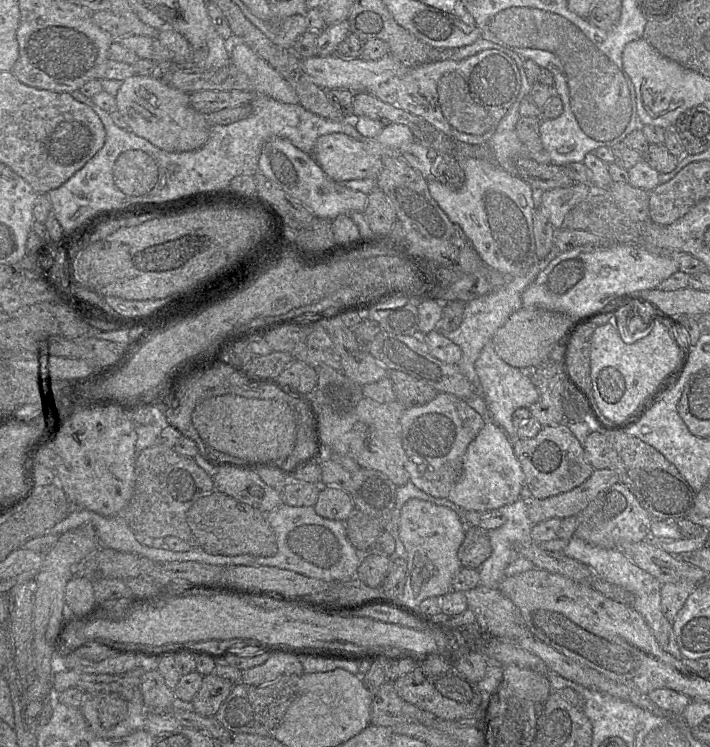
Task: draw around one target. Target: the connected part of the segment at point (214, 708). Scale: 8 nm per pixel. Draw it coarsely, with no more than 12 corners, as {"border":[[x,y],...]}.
{"border":[[211,673],[191,701],[193,711],[215,716],[234,683]]}

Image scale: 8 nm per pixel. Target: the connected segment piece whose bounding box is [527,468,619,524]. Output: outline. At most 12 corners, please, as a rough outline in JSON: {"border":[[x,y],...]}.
{"border":[[613,469],[593,470],[574,489],[528,500],[532,524],[577,516],[619,482]]}

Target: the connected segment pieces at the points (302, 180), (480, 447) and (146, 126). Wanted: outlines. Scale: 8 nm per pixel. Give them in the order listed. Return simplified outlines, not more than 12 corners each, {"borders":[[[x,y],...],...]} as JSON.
{"borders":[[[269,139],[258,171],[319,219],[364,212],[312,154]],[[492,420],[470,442],[448,499],[465,511],[520,498],[525,475]],[[133,75],[115,98],[131,132],[162,150],[201,148],[212,127],[190,94]]]}

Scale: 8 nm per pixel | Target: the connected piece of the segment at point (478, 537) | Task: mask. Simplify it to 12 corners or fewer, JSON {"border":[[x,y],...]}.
{"border":[[467,526],[458,549],[465,568],[477,569],[492,551],[488,530]]}

